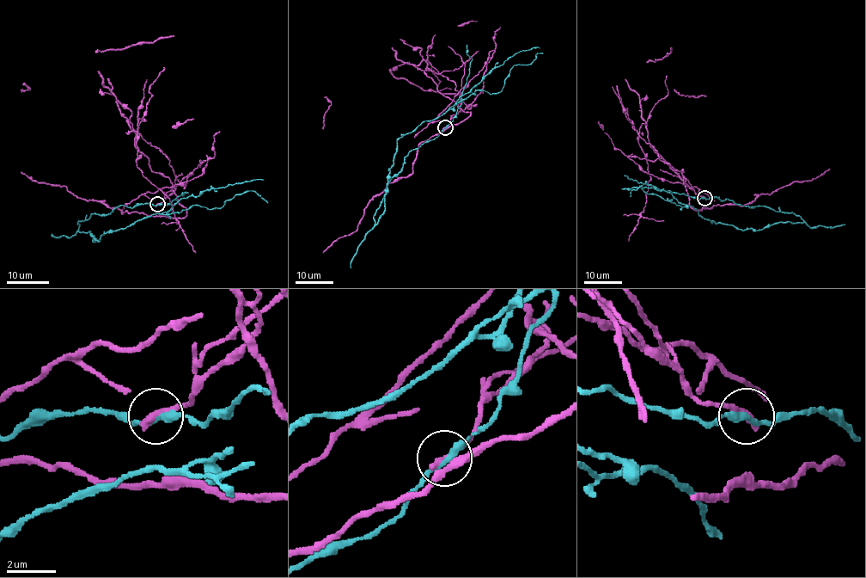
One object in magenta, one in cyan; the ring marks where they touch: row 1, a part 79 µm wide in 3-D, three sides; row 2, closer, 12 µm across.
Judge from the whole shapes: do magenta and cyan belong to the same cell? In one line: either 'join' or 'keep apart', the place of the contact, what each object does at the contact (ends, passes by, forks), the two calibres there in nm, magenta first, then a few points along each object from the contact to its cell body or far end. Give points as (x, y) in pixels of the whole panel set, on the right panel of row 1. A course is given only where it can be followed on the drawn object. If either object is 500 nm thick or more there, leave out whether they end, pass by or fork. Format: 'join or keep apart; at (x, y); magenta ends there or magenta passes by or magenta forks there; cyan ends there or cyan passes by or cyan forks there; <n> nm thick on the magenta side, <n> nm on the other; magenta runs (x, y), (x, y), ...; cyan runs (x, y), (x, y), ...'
keep apart; at (704, 198); magenta ends there; cyan passes by; 320 nm thick on the magenta side, 260 nm on the other; magenta runs (704, 198), (686, 185), (693, 209), (716, 205), (742, 205), (794, 181), (815, 179), (829, 169); cyan runs (704, 198), (790, 212), (803, 221), (742, 230), (703, 218), (692, 206), (646, 193), (642, 186), (630, 196)

